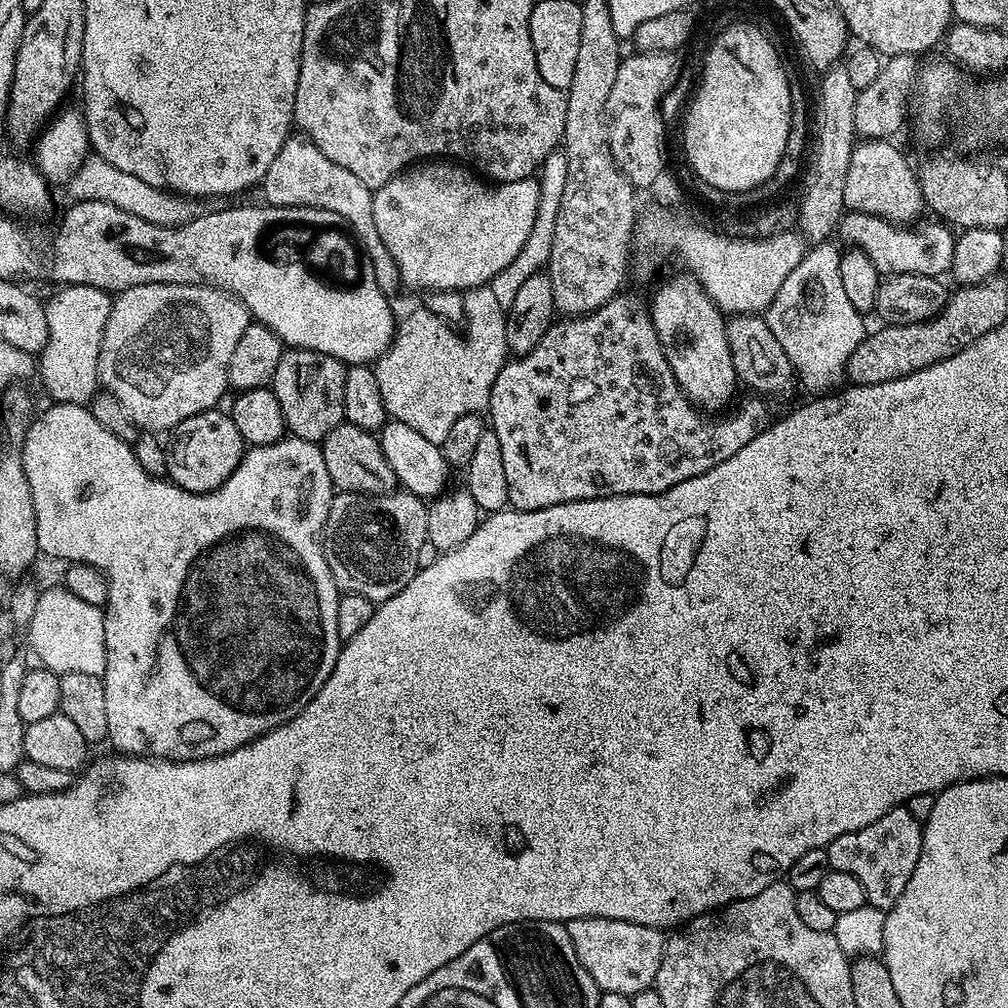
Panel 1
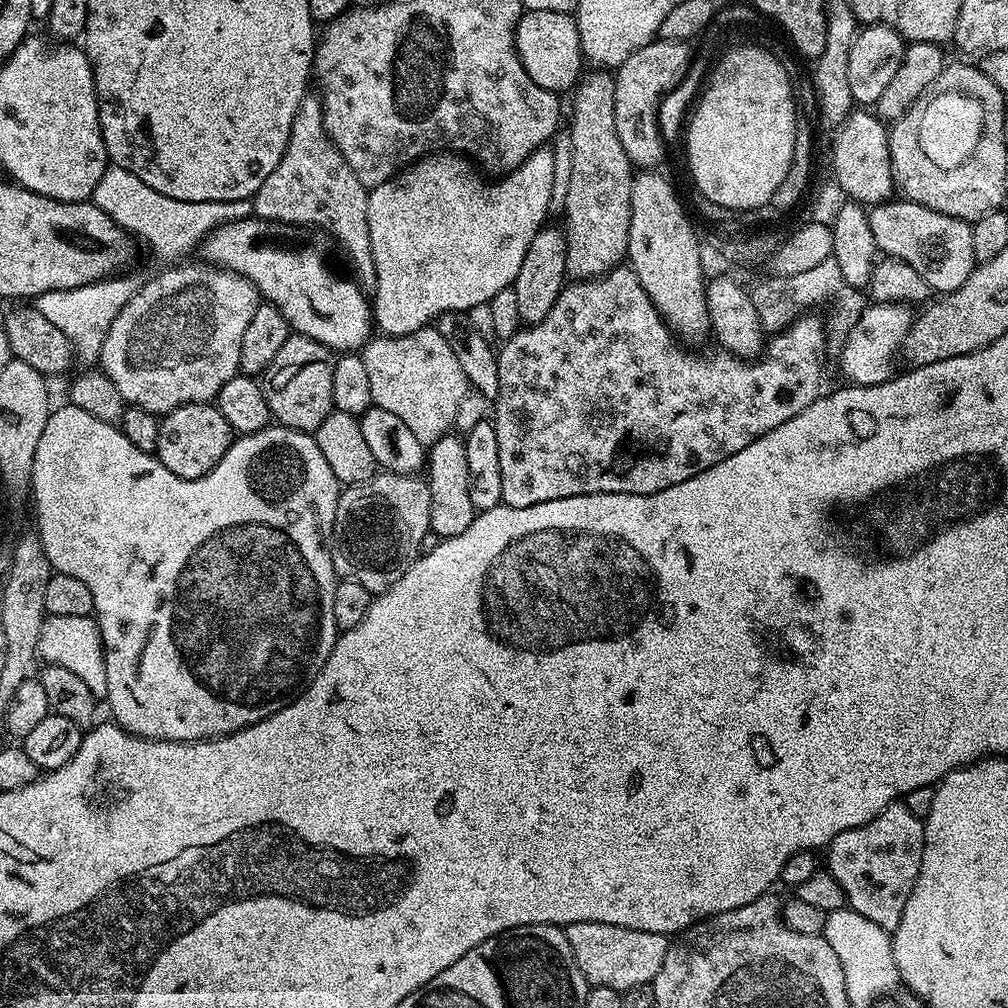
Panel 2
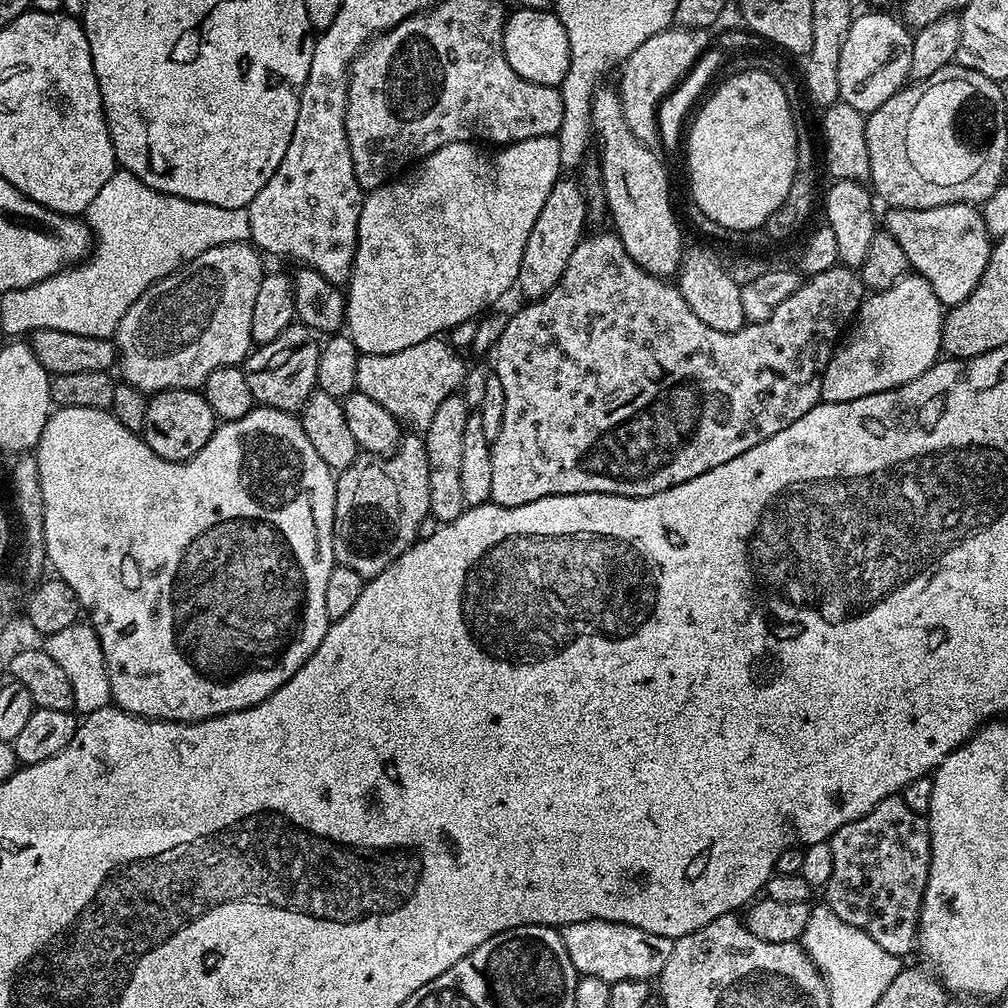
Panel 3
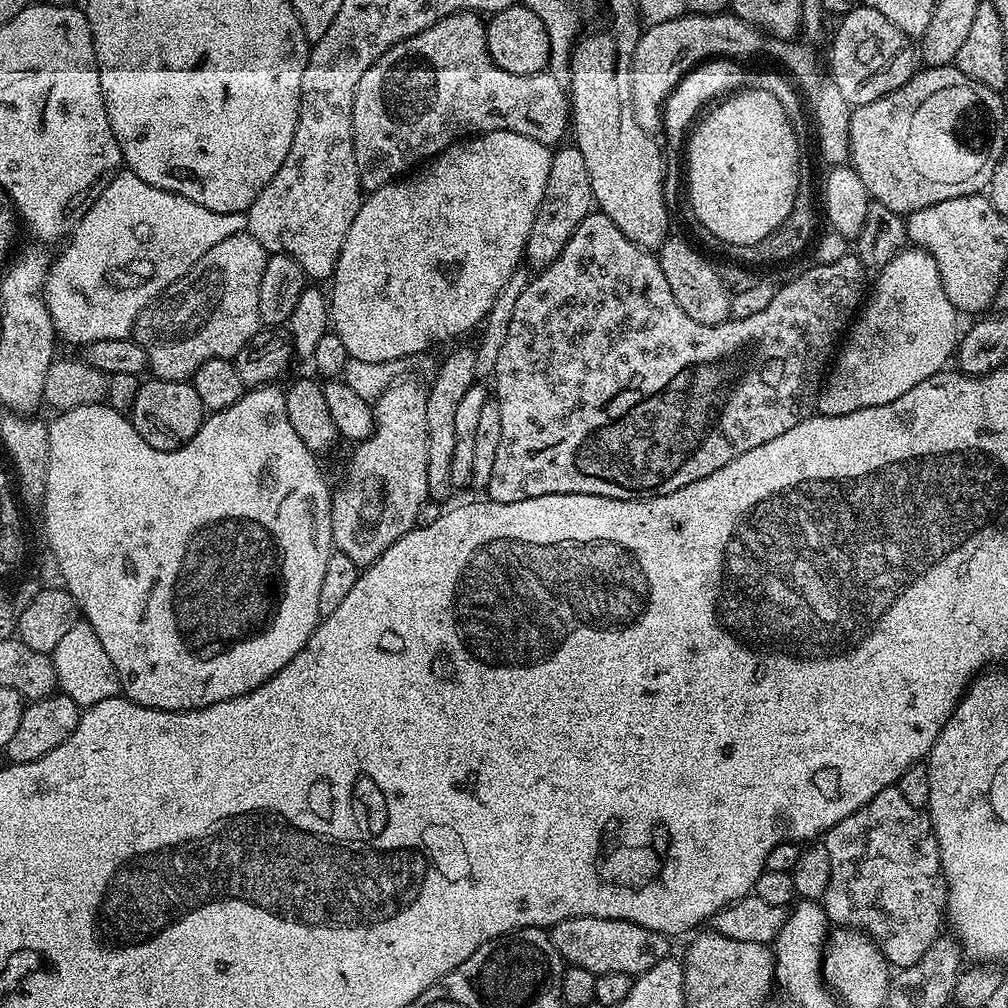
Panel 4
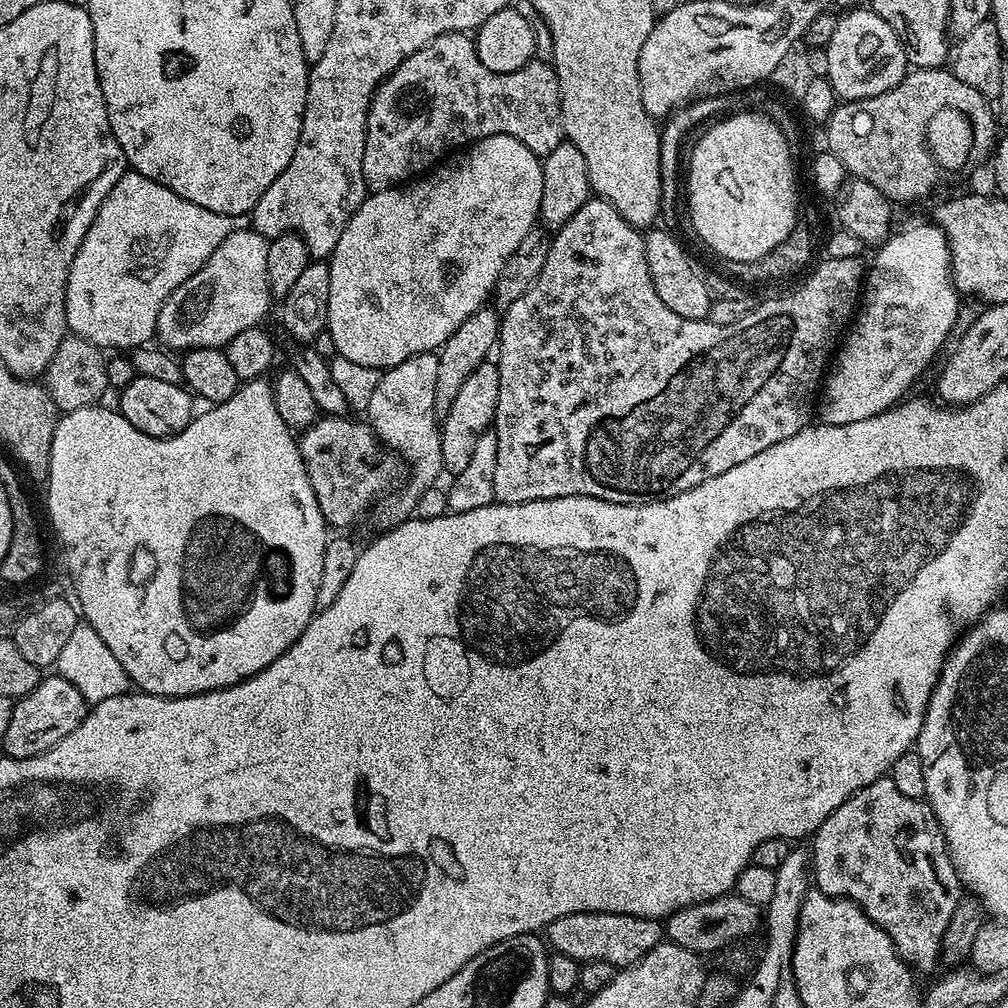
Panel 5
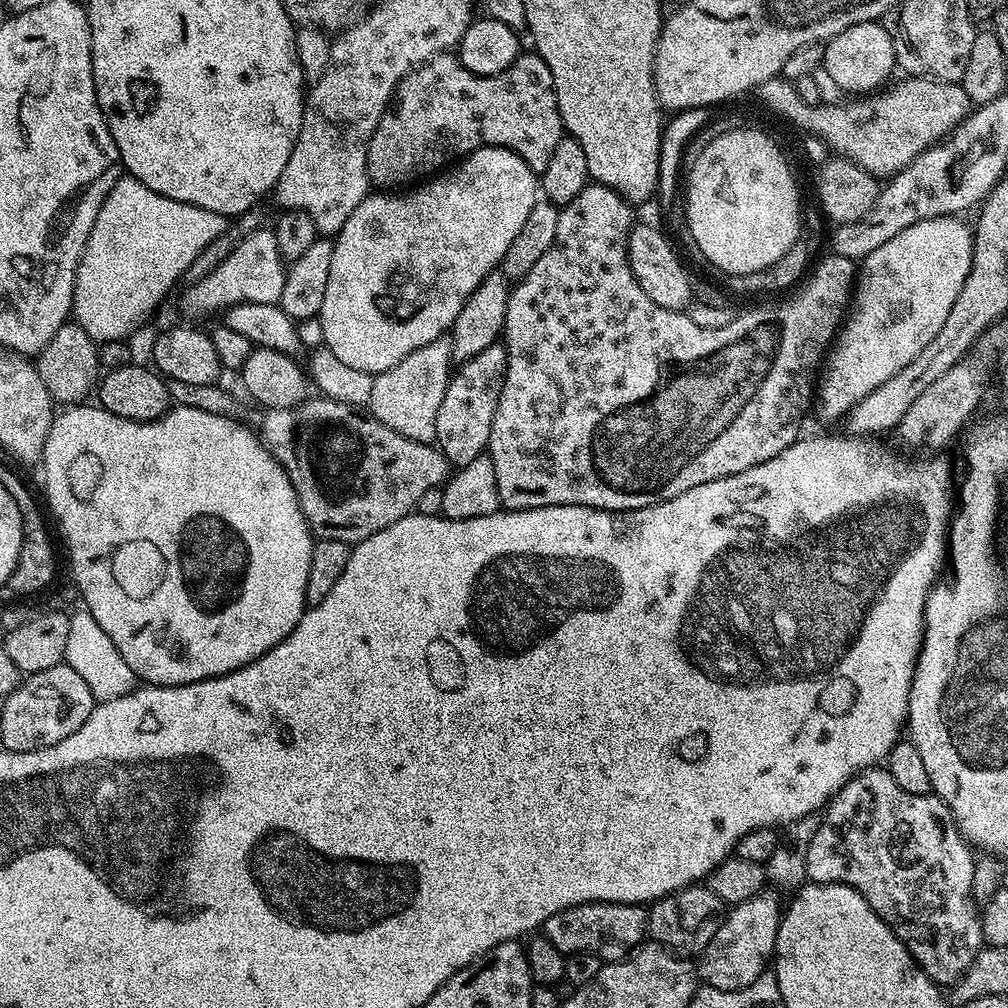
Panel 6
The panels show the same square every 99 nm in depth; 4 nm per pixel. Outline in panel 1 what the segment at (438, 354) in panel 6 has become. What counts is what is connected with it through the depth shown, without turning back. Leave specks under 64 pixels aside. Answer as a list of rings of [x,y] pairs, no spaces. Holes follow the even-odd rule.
[[[393,490],[387,494],[369,496],[362,492],[337,491],[332,497],[332,505],[326,518],[322,543],[326,566],[334,578],[341,593],[362,594],[374,602],[383,602],[394,598],[415,578],[417,553],[422,542],[428,539],[426,534],[426,514],[428,504],[413,492]]]

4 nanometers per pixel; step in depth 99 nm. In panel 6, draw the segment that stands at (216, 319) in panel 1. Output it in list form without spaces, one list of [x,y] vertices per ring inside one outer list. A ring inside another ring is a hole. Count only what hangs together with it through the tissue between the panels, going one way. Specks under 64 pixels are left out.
[[[262,226],[257,232],[251,232],[234,246],[234,250],[222,263],[210,270],[206,278],[187,285],[183,290],[180,308],[188,316],[204,316],[207,312],[223,313],[225,308],[244,302],[280,303],[286,262],[280,256],[275,231]]]

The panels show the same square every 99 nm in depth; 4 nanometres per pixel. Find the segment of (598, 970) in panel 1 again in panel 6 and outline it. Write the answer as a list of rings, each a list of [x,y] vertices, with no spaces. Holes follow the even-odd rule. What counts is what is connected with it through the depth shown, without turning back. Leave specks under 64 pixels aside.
[[[590,902],[558,910],[542,926],[542,935],[565,957],[576,952],[598,954],[601,962],[615,962],[631,956],[645,943],[648,931],[648,908],[639,904],[607,904]]]

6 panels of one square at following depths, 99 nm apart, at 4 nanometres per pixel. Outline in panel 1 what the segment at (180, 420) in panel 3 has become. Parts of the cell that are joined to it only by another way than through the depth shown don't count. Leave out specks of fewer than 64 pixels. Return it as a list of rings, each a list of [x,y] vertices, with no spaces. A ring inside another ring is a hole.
[[[213,410],[199,412],[186,418],[171,433],[172,441],[166,444],[168,470],[167,479],[187,492],[213,492],[234,472],[240,459],[244,457],[246,445],[242,434],[238,434],[238,426],[234,426],[231,415],[227,411]]]

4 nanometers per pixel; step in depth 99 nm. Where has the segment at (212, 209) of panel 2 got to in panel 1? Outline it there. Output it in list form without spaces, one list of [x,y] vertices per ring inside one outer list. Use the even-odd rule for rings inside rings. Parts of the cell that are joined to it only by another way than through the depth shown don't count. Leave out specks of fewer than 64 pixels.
[[[90,154],[76,167],[76,173],[66,185],[73,197],[86,200],[105,200],[119,208],[125,208],[130,214],[138,214],[151,224],[161,224],[167,228],[188,223],[201,215],[201,201],[179,194],[165,192],[163,188],[150,186],[150,182],[142,182],[142,178],[134,178],[134,174],[126,174],[126,170],[118,170],[118,166],[110,166],[106,158]]]

